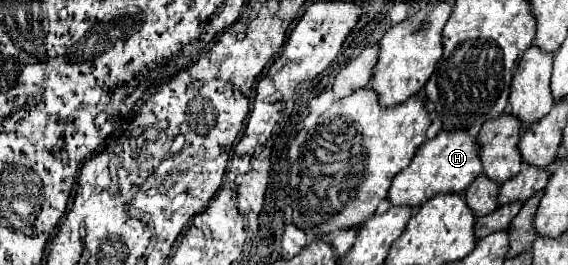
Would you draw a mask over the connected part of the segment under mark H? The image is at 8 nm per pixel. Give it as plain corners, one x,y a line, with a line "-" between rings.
439,131
433,139
425,141
415,157
411,159
411,165
403,171
399,171
393,179
393,185
389,189
391,205
423,205
427,199
431,199
437,193
455,193
465,191
471,181
483,171
483,163
479,159
479,143
475,137
471,137
469,131

